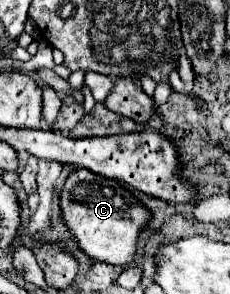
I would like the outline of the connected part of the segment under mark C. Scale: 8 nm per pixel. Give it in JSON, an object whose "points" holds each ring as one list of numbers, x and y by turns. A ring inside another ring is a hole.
{"points":[[83,167,69,175,61,191,61,207,69,229,75,233,79,247,93,259,103,263,127,267,137,257,137,243,141,231,149,225,153,213,119,181,93,175]]}

